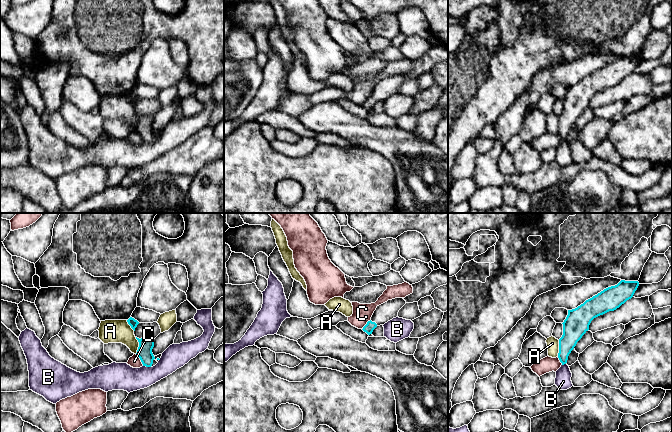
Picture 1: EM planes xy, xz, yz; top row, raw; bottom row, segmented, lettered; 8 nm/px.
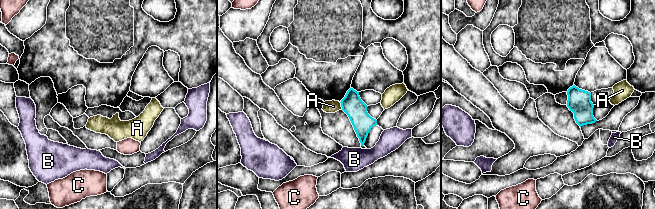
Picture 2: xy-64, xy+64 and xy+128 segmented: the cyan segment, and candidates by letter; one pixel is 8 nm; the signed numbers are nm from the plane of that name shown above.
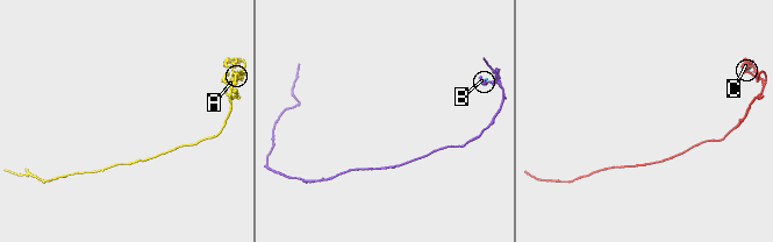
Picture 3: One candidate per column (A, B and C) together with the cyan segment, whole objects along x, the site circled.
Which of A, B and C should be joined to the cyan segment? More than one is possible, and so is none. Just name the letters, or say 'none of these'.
none of these

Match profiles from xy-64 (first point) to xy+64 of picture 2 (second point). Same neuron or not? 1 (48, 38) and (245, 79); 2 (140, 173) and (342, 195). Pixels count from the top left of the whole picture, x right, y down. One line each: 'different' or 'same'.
1: different
2: different

